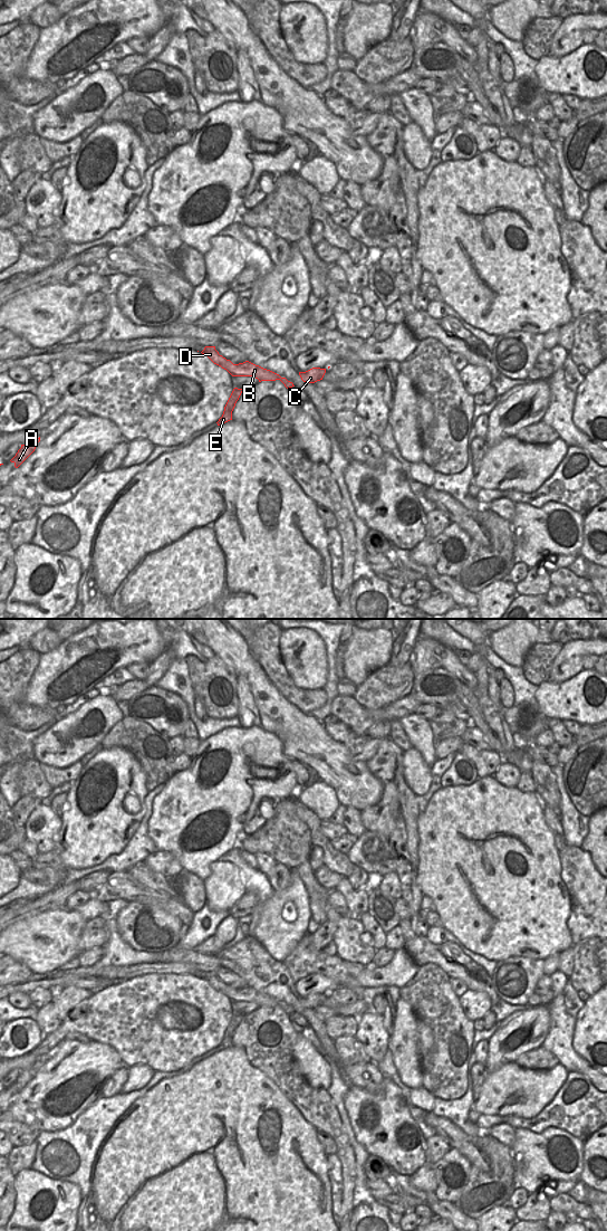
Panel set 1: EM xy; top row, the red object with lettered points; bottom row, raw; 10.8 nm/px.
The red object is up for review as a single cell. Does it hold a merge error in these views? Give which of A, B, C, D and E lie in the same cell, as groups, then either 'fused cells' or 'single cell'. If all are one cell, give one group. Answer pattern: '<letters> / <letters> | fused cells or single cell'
A B D / C E | fused cells

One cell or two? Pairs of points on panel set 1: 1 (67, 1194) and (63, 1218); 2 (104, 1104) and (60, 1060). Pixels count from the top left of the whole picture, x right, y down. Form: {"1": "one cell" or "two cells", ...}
{"1": "one cell", "2": "two cells"}

